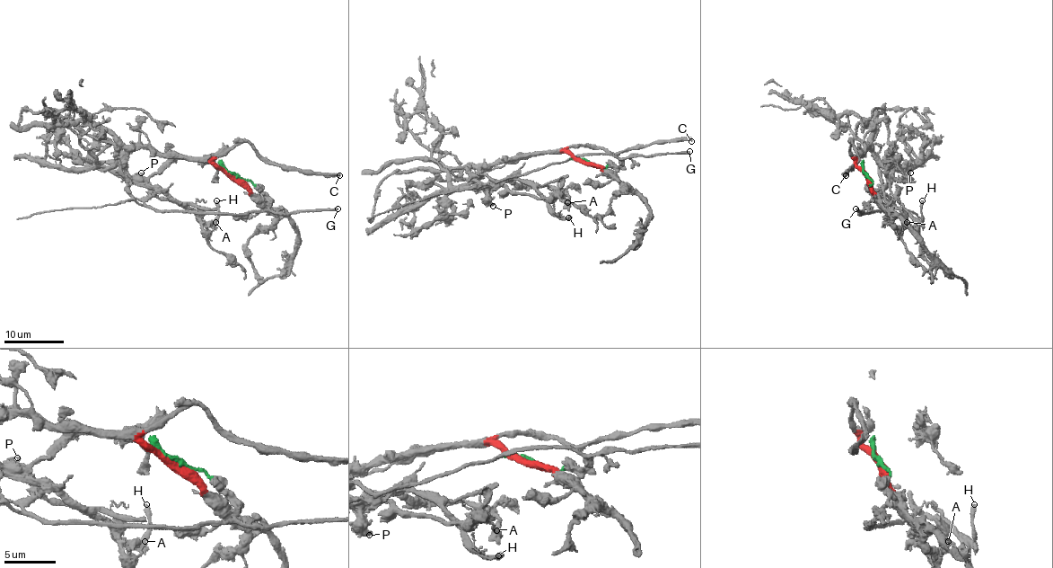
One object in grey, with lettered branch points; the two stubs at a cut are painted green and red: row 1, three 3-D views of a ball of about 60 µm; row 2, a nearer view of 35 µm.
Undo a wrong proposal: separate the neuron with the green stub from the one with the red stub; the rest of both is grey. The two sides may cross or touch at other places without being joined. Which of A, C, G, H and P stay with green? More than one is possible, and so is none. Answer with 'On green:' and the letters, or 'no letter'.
On green: G

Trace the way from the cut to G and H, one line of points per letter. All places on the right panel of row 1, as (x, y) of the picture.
G: (865, 173), (873, 186), (871, 199), (859, 213), (856, 208)
H: (865, 173), (856, 162), (868, 148), (886, 173), (888, 182), (903, 207), (922, 224), (922, 200)

